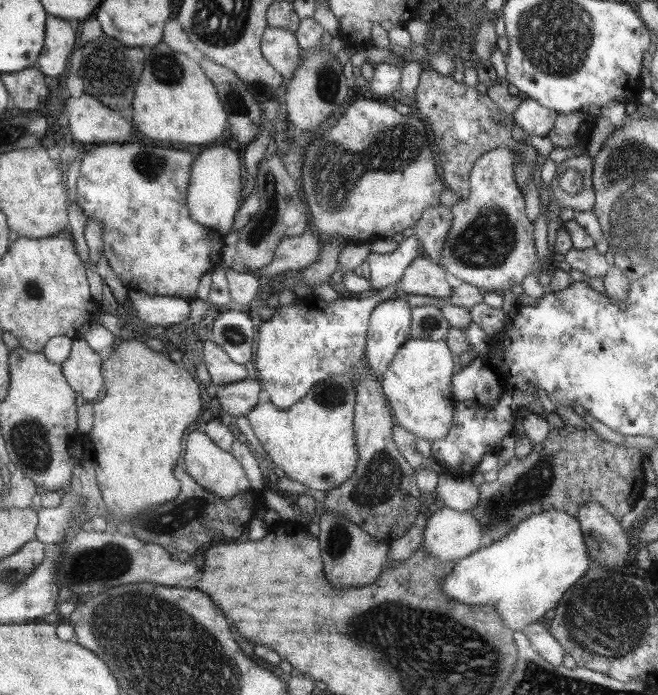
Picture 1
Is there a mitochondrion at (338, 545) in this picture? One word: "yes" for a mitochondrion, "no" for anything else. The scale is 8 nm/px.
yes

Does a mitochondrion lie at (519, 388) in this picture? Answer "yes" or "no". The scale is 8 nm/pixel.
no

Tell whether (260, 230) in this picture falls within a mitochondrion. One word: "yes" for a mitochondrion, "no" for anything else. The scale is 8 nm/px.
yes

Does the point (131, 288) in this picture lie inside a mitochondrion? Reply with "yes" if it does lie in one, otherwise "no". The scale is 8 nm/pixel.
no

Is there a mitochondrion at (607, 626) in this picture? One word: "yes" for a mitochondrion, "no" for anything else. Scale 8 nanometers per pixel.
yes

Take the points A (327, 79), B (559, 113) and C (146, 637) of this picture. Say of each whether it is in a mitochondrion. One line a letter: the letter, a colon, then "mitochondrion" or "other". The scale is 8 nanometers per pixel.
A: mitochondrion
B: other
C: mitochondrion

